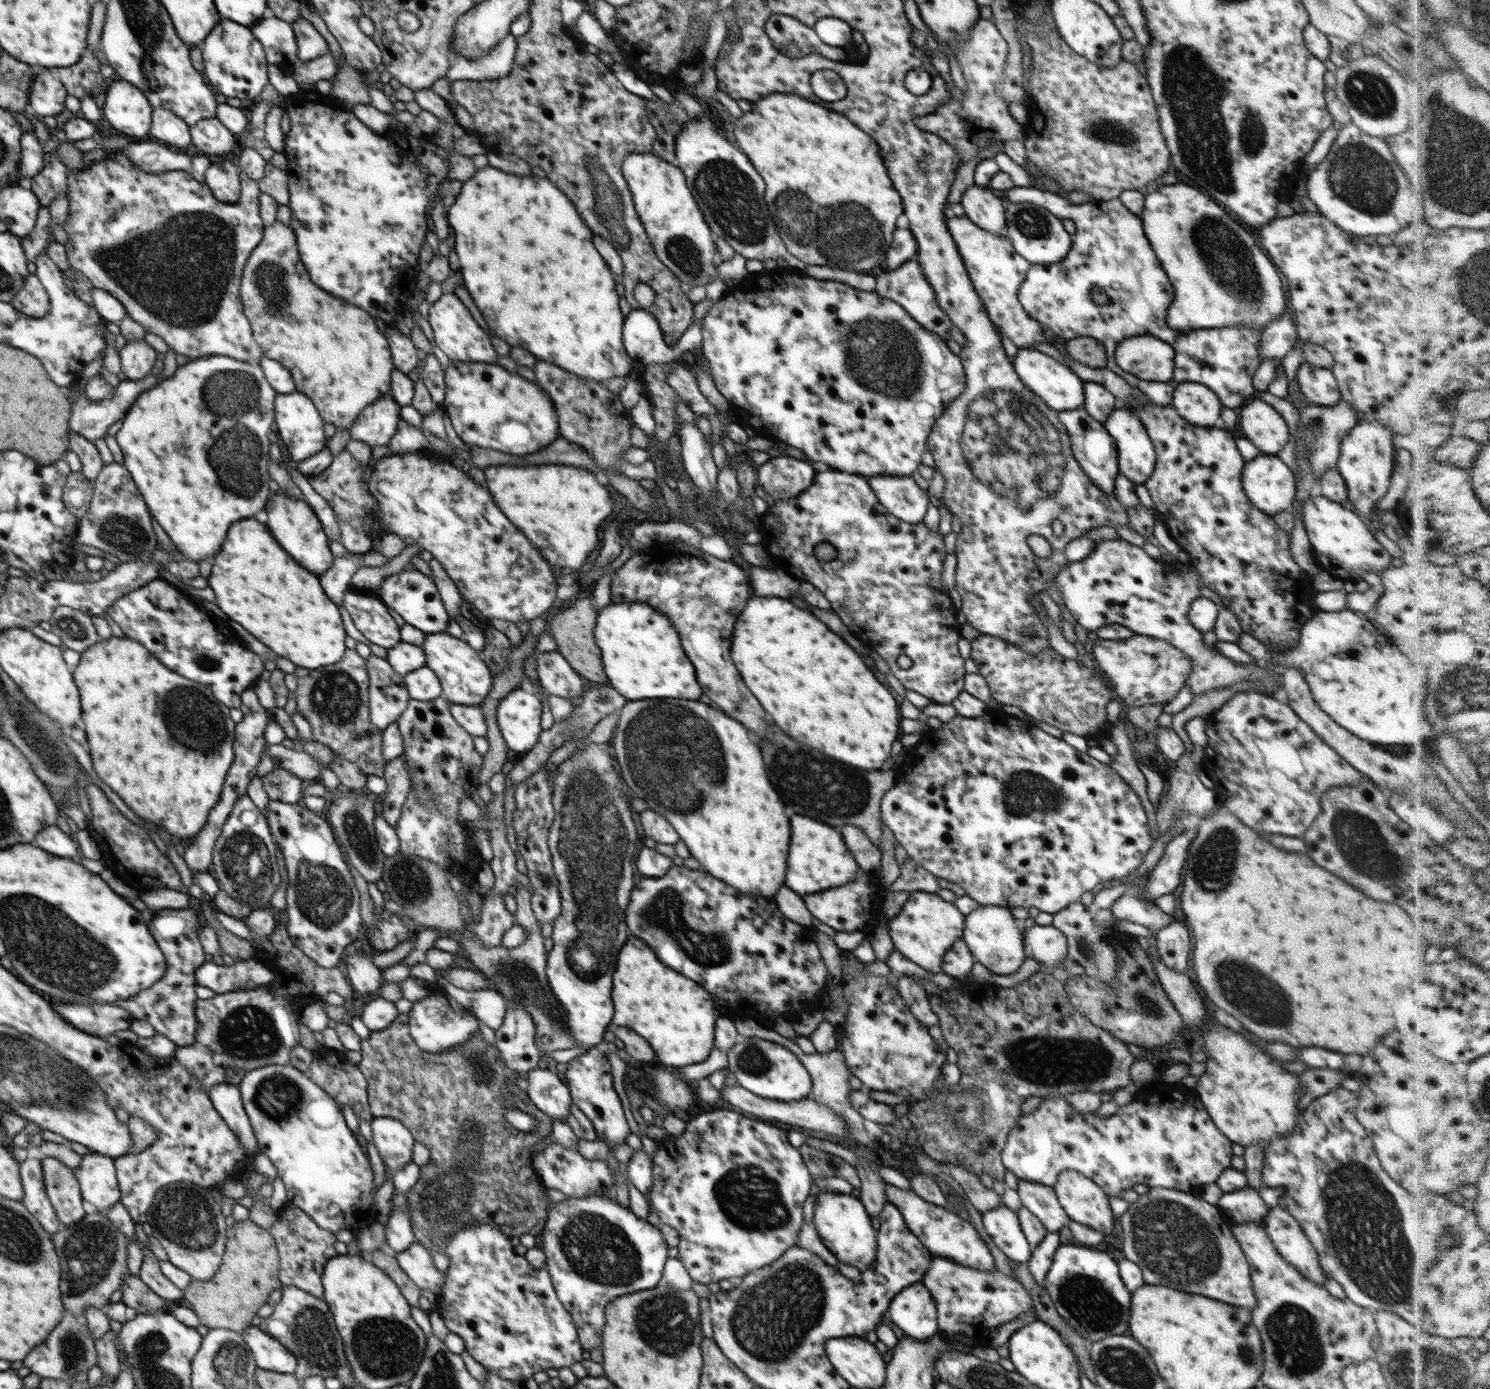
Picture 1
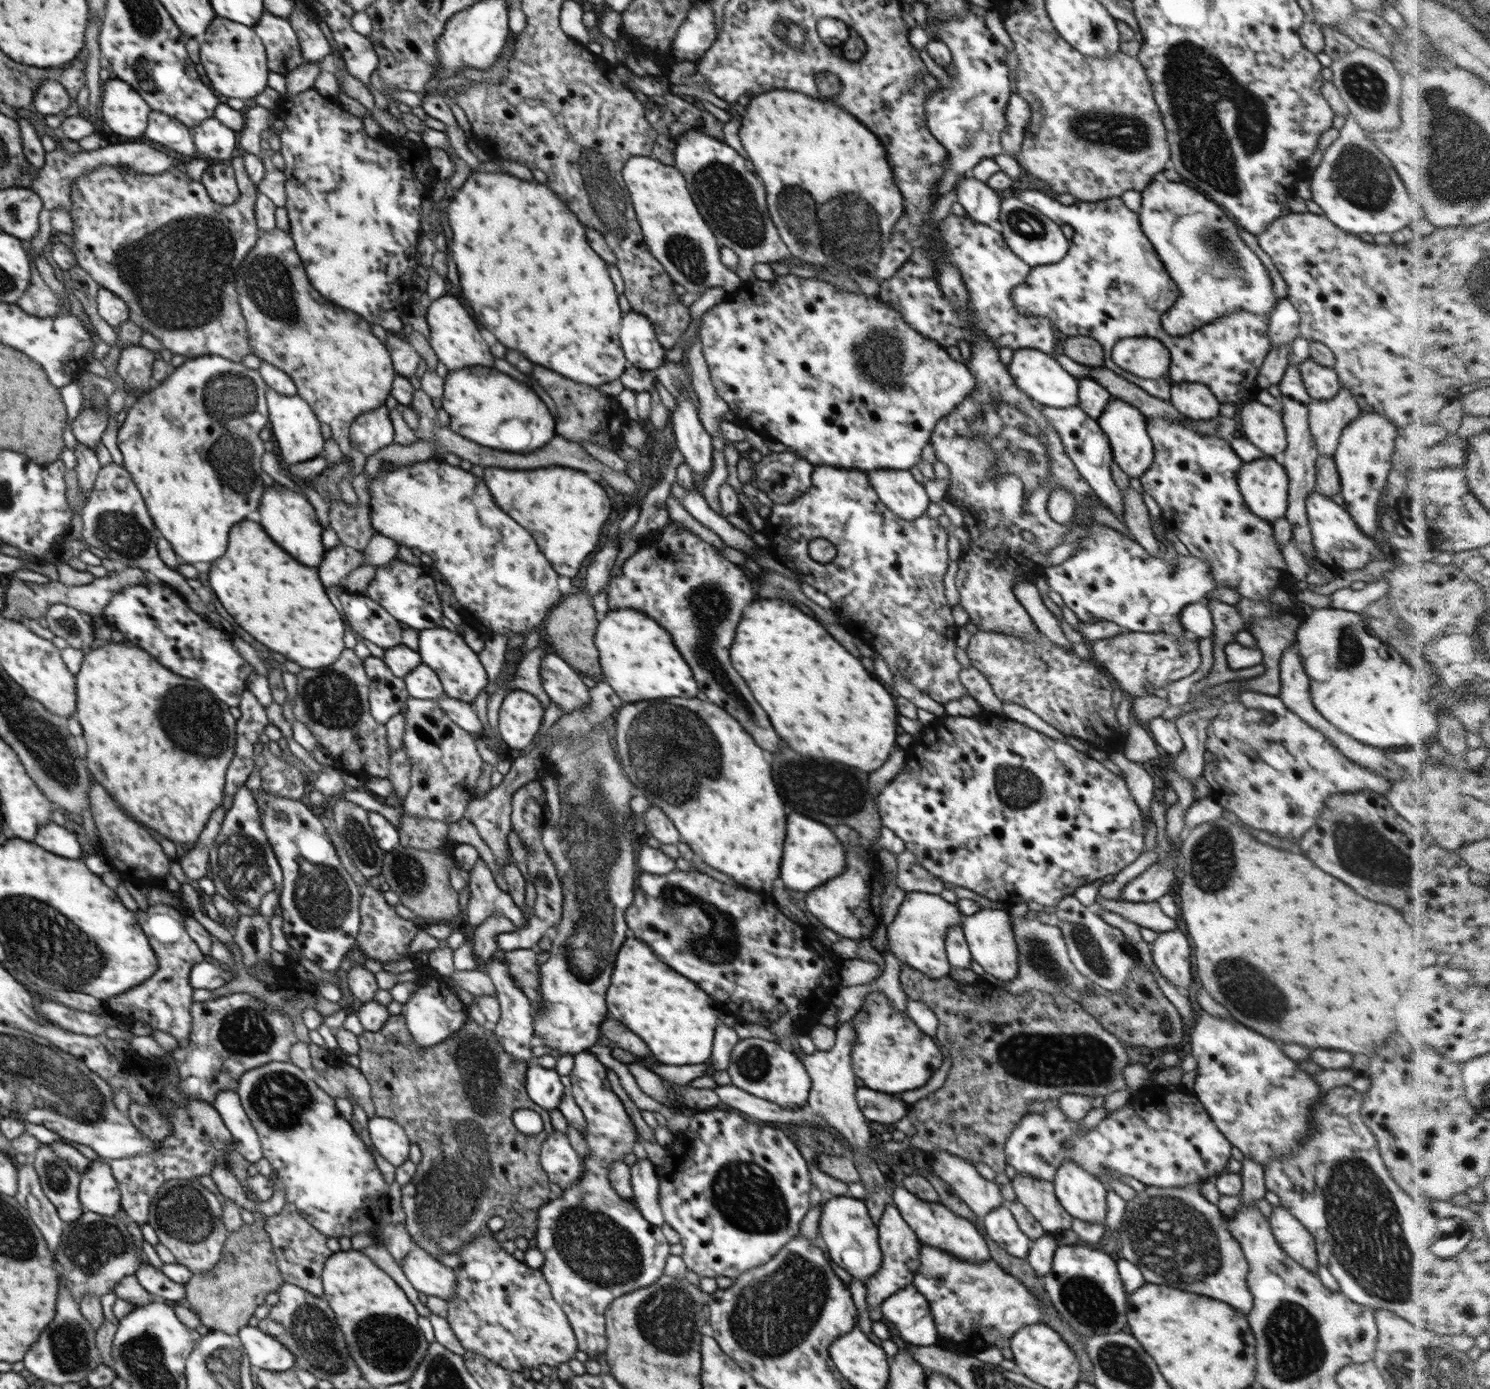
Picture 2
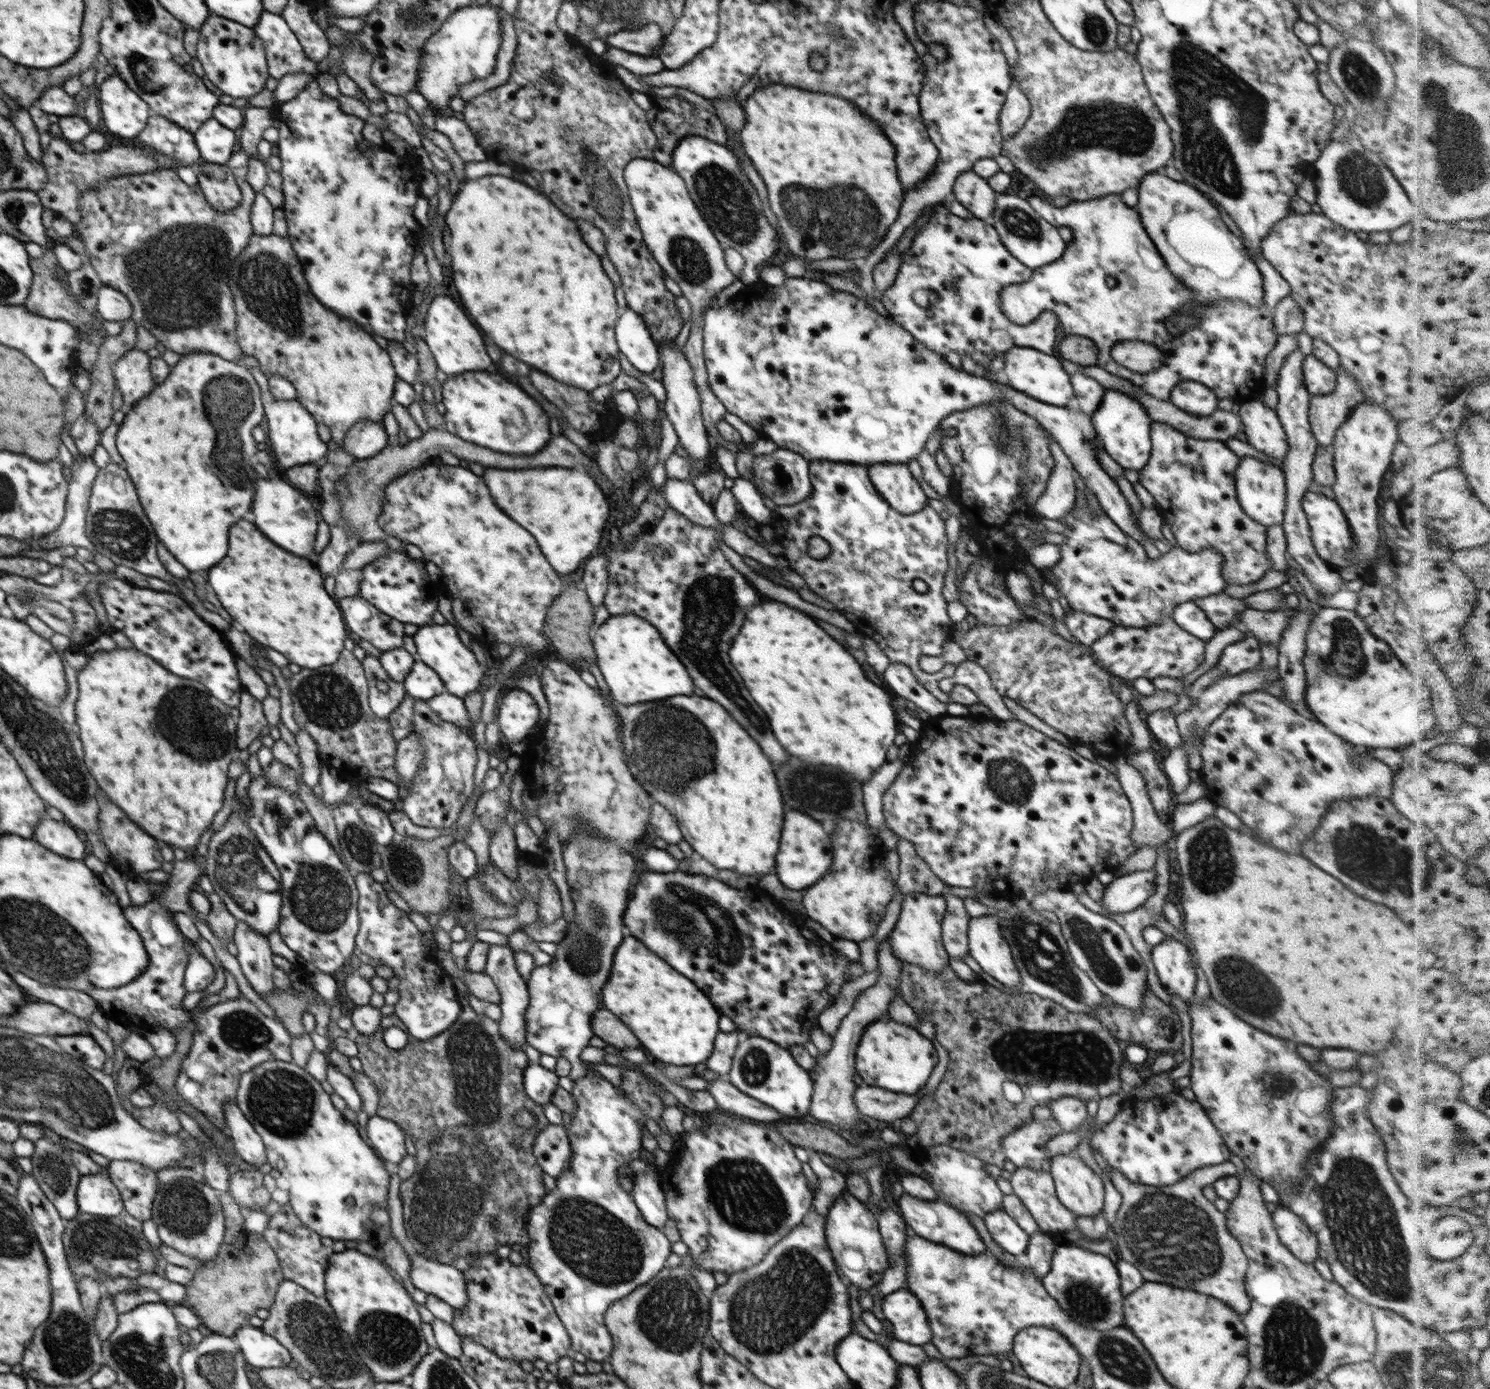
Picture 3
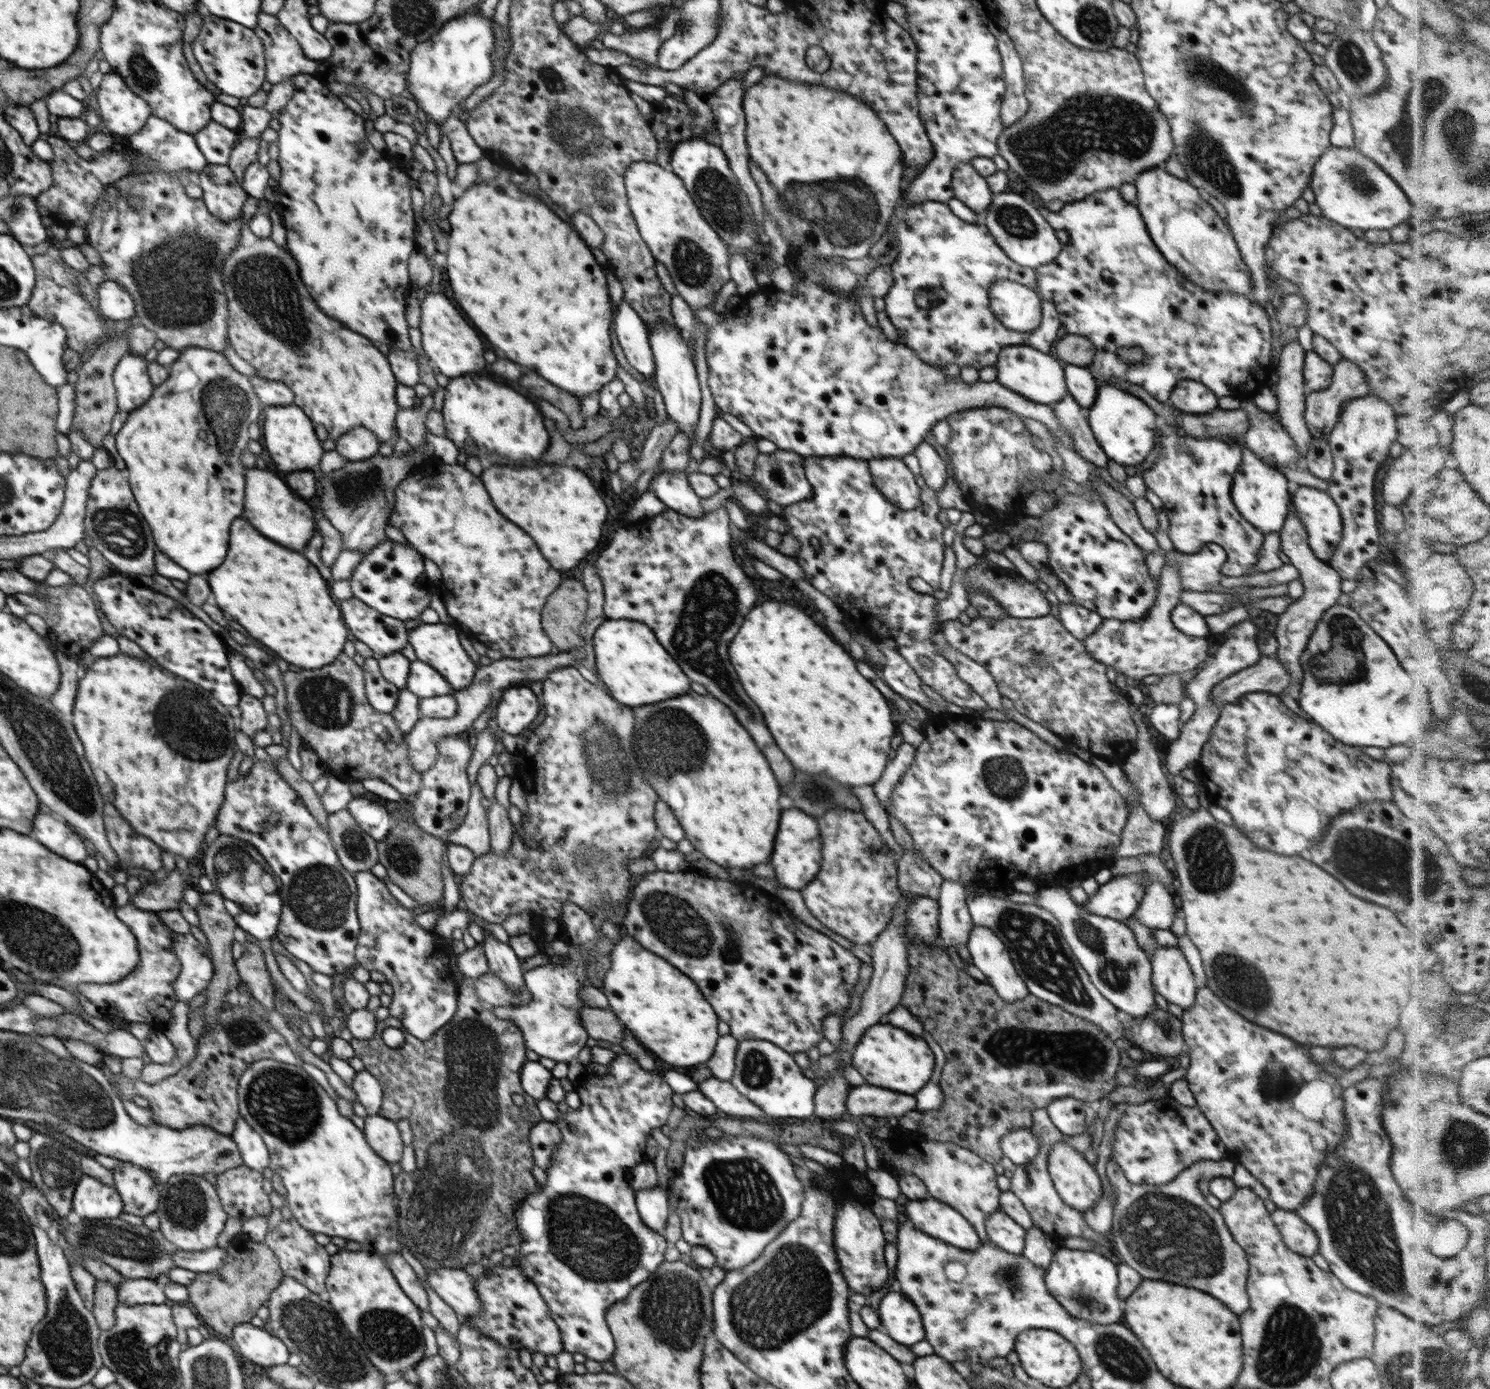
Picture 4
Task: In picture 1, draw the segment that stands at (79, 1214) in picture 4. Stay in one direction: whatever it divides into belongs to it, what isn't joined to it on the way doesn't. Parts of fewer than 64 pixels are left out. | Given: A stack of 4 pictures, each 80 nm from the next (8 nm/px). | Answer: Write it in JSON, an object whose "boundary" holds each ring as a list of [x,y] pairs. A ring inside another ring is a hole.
{"boundary":[[[90,1151],[82,1156],[82,1162],[74,1172],[82,1188],[83,1200],[93,1204],[102,1215],[110,1212],[114,1203],[121,1201],[114,1159]]]}

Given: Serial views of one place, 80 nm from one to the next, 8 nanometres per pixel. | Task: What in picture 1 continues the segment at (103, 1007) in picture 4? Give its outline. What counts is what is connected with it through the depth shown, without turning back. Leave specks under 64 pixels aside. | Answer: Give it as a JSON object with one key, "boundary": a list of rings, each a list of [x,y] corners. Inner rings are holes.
{"boundary":[[[162,908],[158,909],[156,914],[153,913],[148,928],[160,952],[165,956],[166,972],[150,988],[142,990],[140,994],[128,1000],[117,1000],[113,1004],[128,1011],[134,1019],[150,1022],[158,1033],[167,1036],[178,1047],[191,1045],[195,1041],[197,1031],[195,1004],[198,999],[195,991],[198,985],[195,971],[206,960],[197,930],[204,924],[203,915],[190,908]]]}

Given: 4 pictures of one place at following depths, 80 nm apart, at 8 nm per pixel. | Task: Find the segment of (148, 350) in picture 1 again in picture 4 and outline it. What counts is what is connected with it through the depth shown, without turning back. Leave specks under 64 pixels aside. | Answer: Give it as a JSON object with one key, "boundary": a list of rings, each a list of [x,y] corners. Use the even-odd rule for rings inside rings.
{"boundary":[[[126,354],[121,357],[113,372],[117,394],[117,407],[132,412],[153,396],[155,385],[151,381],[150,366],[142,355]]]}

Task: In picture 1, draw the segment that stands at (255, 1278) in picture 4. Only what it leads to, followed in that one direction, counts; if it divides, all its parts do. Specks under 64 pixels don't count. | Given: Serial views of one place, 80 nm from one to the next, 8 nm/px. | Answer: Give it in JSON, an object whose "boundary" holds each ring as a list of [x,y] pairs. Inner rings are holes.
{"boundary":[[[250,1219],[238,1222],[232,1228],[227,1228],[227,1243],[225,1253],[218,1272],[210,1281],[196,1281],[192,1279],[185,1290],[186,1302],[198,1315],[199,1321],[209,1329],[223,1328],[242,1333],[252,1326],[252,1318],[261,1308],[267,1307],[268,1297],[272,1291],[282,1289],[279,1277],[279,1252],[272,1234],[269,1230],[256,1226]]]}

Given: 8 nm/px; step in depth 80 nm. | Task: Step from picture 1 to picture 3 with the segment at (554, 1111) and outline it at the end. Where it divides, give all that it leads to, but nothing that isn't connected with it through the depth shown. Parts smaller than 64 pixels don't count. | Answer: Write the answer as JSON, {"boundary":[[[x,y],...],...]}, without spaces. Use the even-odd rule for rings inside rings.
{"boundary":[[[532,1062],[523,1072],[525,1093],[538,1104],[550,1104],[552,1095],[559,1087],[558,1078],[554,1071]]]}

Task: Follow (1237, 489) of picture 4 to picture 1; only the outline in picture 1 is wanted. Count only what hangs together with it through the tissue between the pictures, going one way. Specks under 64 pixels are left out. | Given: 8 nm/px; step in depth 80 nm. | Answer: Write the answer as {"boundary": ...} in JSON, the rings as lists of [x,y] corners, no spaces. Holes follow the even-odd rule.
{"boundary":[[[1258,454],[1245,462],[1242,474],[1244,492],[1256,508],[1271,517],[1277,512],[1291,510],[1297,484],[1292,470],[1277,454]]]}

